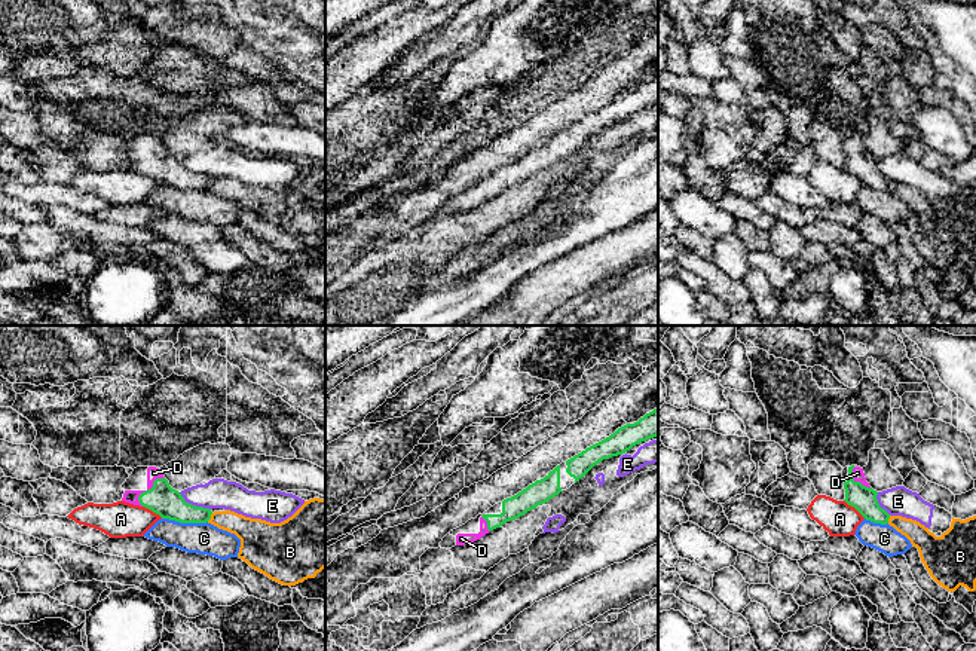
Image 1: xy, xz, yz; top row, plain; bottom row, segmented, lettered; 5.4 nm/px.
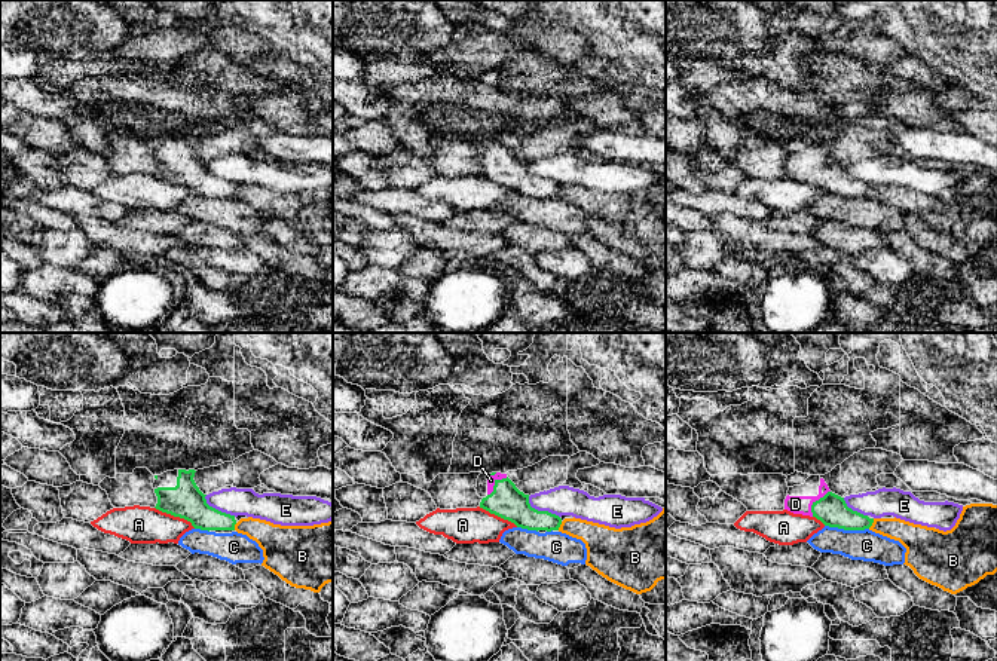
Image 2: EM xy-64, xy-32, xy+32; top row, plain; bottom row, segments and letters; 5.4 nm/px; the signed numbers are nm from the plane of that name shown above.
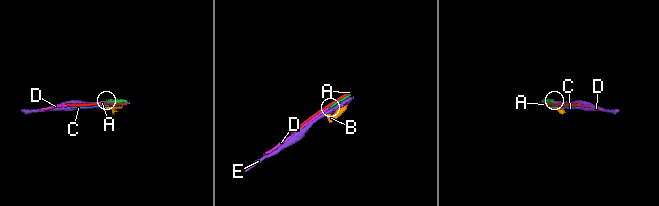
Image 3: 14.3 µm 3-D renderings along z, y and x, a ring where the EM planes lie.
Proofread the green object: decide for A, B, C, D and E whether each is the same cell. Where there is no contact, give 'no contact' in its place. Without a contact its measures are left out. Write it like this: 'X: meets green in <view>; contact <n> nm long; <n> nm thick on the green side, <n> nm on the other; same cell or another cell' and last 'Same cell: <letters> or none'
A: meets green in yz; contact 160 nm long; 140 nm thick on the green side, 190 nm on the other; another cell
B: meets green in xy; contact 60 nm long; 160 nm thick on the green side, 160 nm on the other; another cell
C: meets green in xy; contact 240 nm long; 160 nm thick on the green side, 180 nm on the other; another cell
D: meets green in xy; contact 200 nm long; 160 nm thick on the green side, 70 nm on the other; same cell
E: meets green in xy; contact 200 nm long; 160 nm thick on the green side, 160 nm on the other; another cell
Same cell: D

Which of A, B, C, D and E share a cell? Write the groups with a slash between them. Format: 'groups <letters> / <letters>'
groups A / B / C / D / E

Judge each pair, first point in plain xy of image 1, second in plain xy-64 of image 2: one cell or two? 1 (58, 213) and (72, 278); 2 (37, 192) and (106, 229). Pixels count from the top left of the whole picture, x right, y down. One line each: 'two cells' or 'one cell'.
1: two cells
2: two cells

